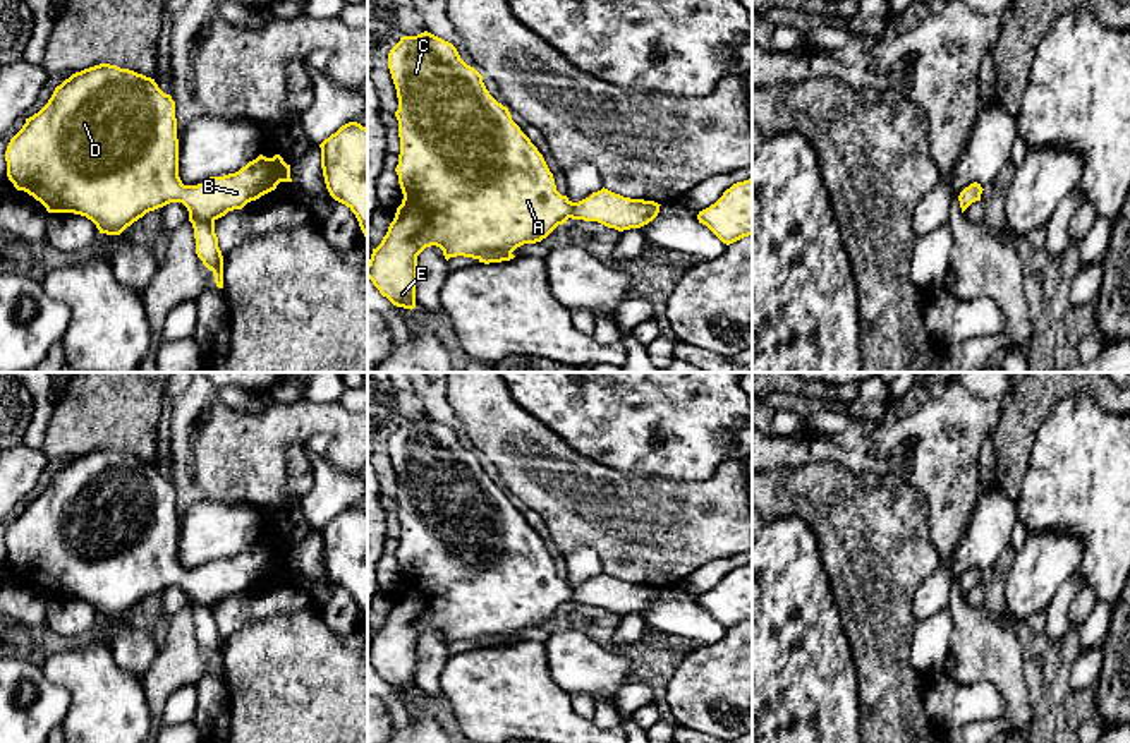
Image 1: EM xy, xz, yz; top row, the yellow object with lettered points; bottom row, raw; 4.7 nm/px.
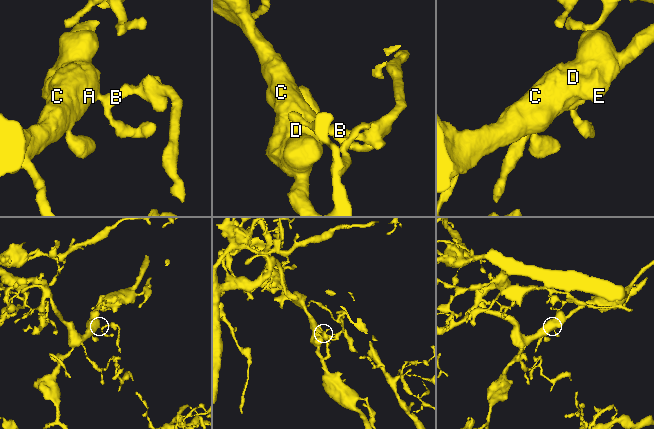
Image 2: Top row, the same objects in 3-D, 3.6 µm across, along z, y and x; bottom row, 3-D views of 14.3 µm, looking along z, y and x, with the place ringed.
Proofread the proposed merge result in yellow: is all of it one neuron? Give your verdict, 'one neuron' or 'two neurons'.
one neuron

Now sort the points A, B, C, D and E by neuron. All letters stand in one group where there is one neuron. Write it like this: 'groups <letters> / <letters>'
groups A B C D E

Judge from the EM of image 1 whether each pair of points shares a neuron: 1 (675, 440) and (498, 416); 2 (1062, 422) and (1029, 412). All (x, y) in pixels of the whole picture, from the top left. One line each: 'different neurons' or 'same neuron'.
1: different neurons
2: different neurons

